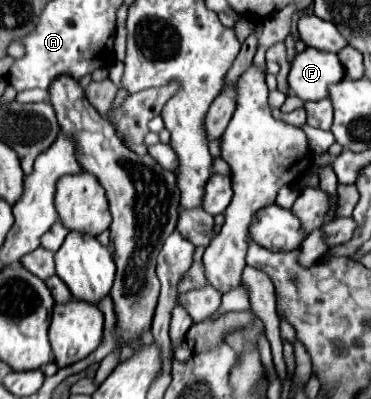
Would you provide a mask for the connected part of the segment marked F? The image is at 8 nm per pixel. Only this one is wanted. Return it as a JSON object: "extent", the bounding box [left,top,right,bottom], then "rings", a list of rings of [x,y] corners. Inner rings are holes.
{"extent":[289,48,343,100],"rings":[[[305,48],[291,62],[289,86],[301,100],[323,100],[329,96],[329,86],[343,78],[343,66],[333,52]]]}

